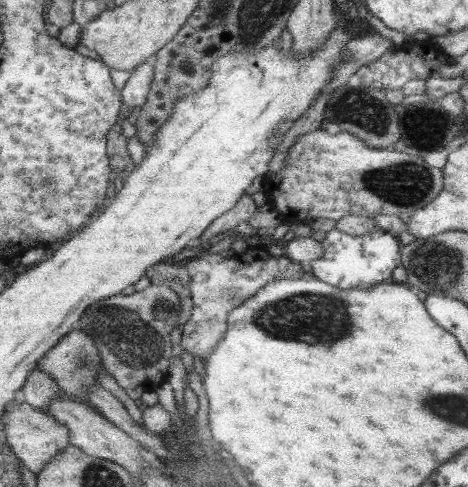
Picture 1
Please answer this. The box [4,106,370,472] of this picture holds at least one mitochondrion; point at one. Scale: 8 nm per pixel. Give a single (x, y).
(138, 335)

